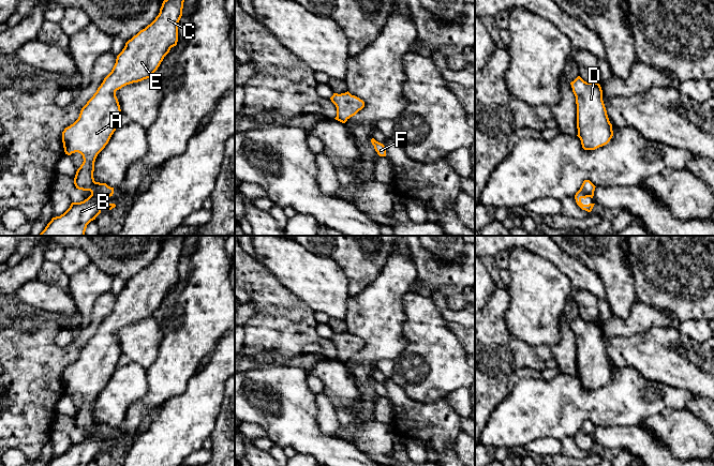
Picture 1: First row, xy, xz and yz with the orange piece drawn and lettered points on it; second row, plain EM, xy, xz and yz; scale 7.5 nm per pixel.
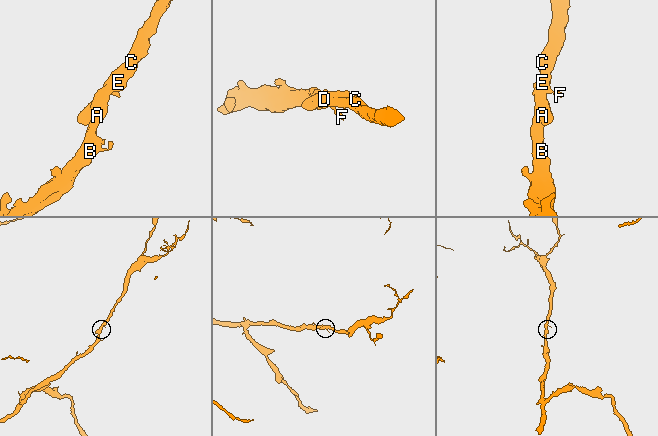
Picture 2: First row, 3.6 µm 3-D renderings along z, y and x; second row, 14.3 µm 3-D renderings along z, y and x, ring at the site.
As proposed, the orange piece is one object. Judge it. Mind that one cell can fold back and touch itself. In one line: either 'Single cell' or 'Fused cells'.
Single cell

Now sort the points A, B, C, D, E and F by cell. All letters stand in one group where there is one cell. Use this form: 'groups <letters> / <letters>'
groups A B C D E F

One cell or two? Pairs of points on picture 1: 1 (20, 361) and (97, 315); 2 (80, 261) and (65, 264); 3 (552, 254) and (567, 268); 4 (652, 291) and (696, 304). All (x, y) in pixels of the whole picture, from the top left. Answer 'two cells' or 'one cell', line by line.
1: one cell
2: one cell
3: one cell
4: one cell

